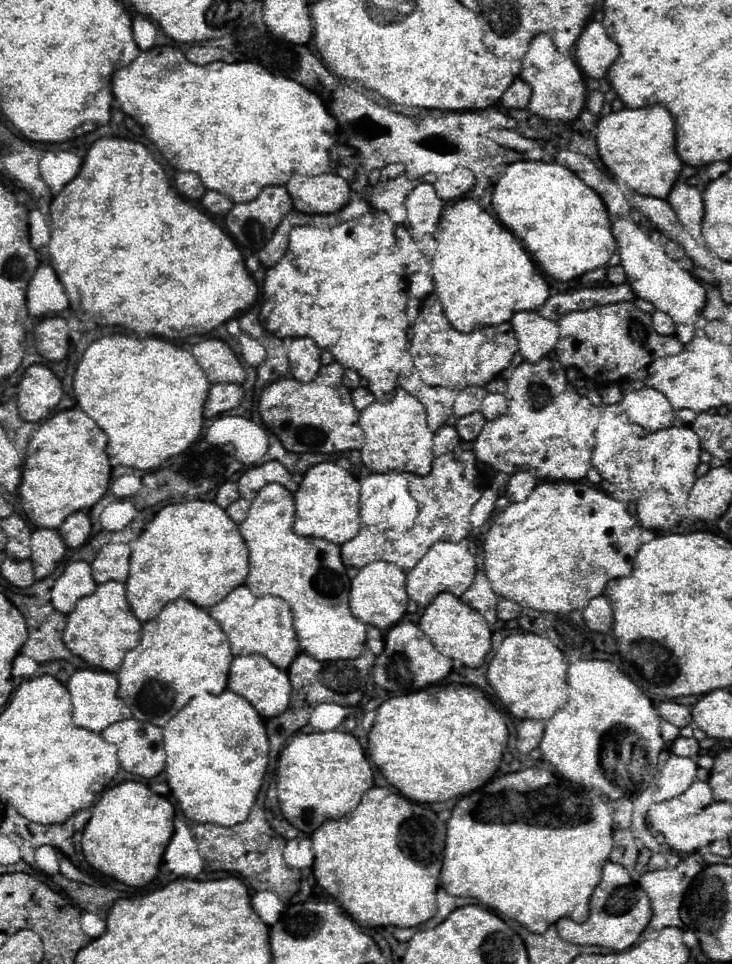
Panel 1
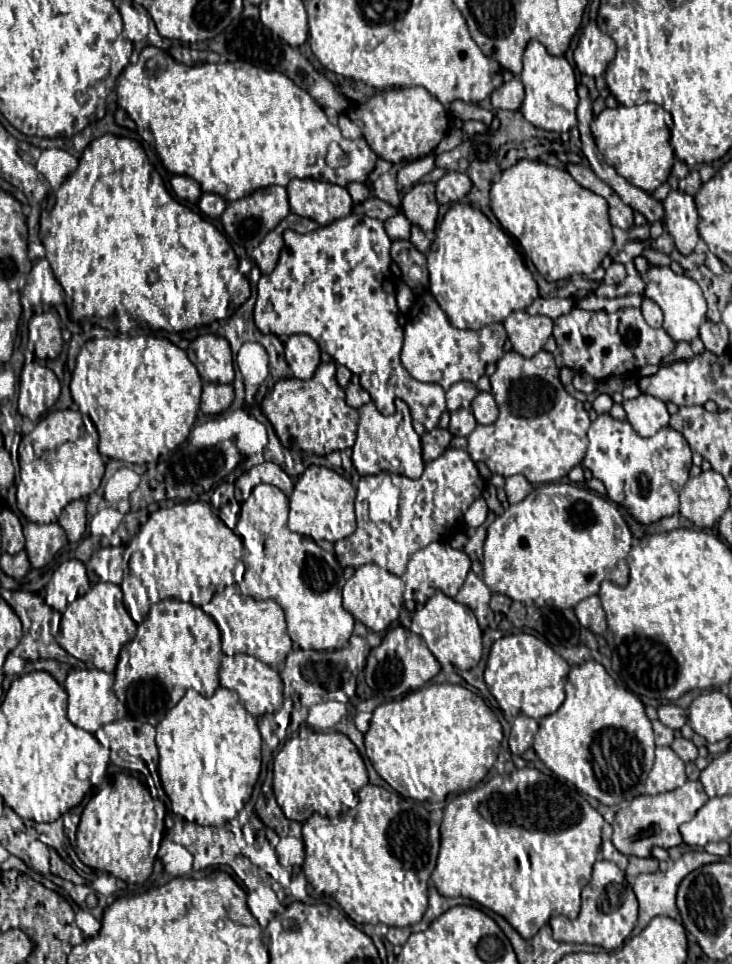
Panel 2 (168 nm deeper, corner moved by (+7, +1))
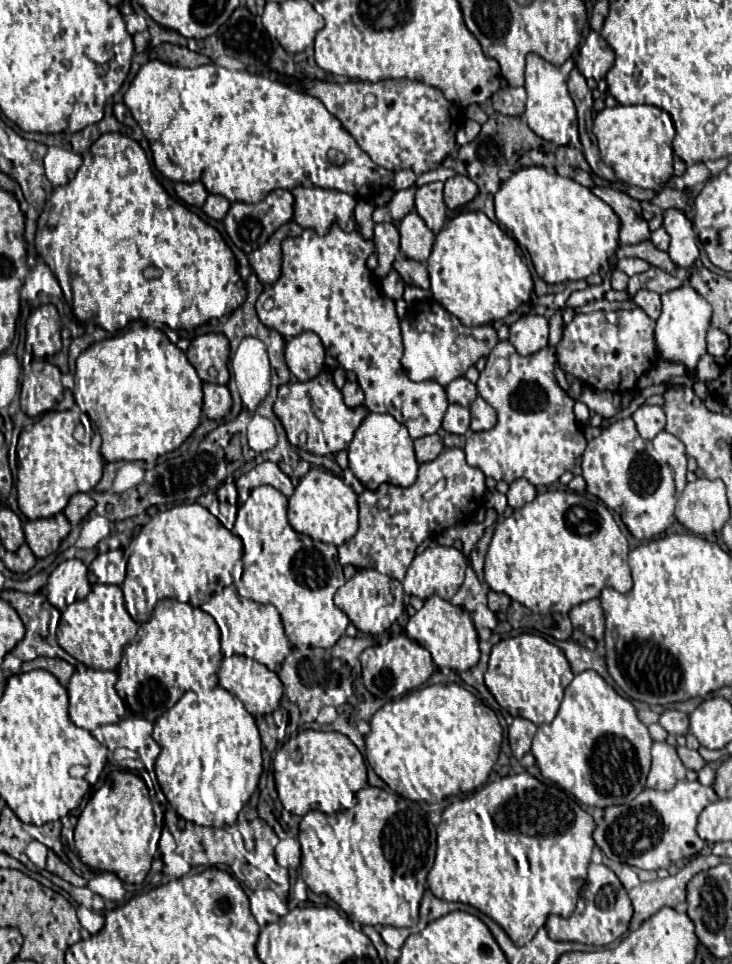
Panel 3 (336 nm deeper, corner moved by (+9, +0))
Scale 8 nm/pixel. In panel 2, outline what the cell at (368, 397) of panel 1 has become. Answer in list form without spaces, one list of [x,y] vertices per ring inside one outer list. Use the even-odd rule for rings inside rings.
[[[348,383],[346,387],[346,403],[354,409],[360,409],[362,405],[366,405],[370,401],[370,395],[358,385],[358,383]]]

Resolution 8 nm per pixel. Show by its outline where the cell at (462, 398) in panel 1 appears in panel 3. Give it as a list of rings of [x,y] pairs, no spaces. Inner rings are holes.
[[[456,378],[446,386],[446,396],[450,404],[460,404],[460,406],[470,406],[472,400],[478,396],[478,390],[472,382],[466,378]]]

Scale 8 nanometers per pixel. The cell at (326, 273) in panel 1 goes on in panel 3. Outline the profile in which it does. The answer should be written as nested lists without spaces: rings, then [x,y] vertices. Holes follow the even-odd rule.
[[[332,224],[330,232],[324,236],[318,236],[314,230],[304,230],[296,238],[288,236],[282,242],[282,276],[258,296],[256,312],[266,328],[280,332],[286,340],[306,330],[318,334],[326,348],[326,354],[336,358],[344,370],[356,374],[358,384],[366,394],[364,406],[370,412],[392,414],[400,424],[408,428],[412,438],[434,434],[442,426],[442,418],[448,408],[446,392],[436,382],[412,382],[406,372],[400,370],[402,334],[400,320],[394,310],[394,300],[382,294],[376,276],[366,266],[368,256],[374,252],[374,240],[366,240],[358,228],[344,232],[338,224]]]

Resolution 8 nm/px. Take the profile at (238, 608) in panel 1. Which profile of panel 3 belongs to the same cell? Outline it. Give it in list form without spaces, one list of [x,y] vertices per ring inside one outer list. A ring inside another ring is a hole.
[[[230,585],[222,592],[214,594],[201,606],[201,609],[210,614],[220,628],[220,644],[224,656],[242,654],[248,656],[264,666],[268,666],[272,672],[280,668],[284,658],[291,652],[292,646],[284,634],[280,614],[272,604],[258,604],[246,598],[240,598],[236,586]]]

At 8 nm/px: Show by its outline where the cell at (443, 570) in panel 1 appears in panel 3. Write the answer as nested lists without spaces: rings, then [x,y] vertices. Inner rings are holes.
[[[434,546],[414,556],[406,572],[406,578],[402,580],[402,586],[408,596],[418,596],[420,600],[426,600],[432,594],[438,594],[440,598],[450,600],[460,588],[460,584],[464,582],[464,572],[466,572],[466,556],[460,550],[452,546]]]

